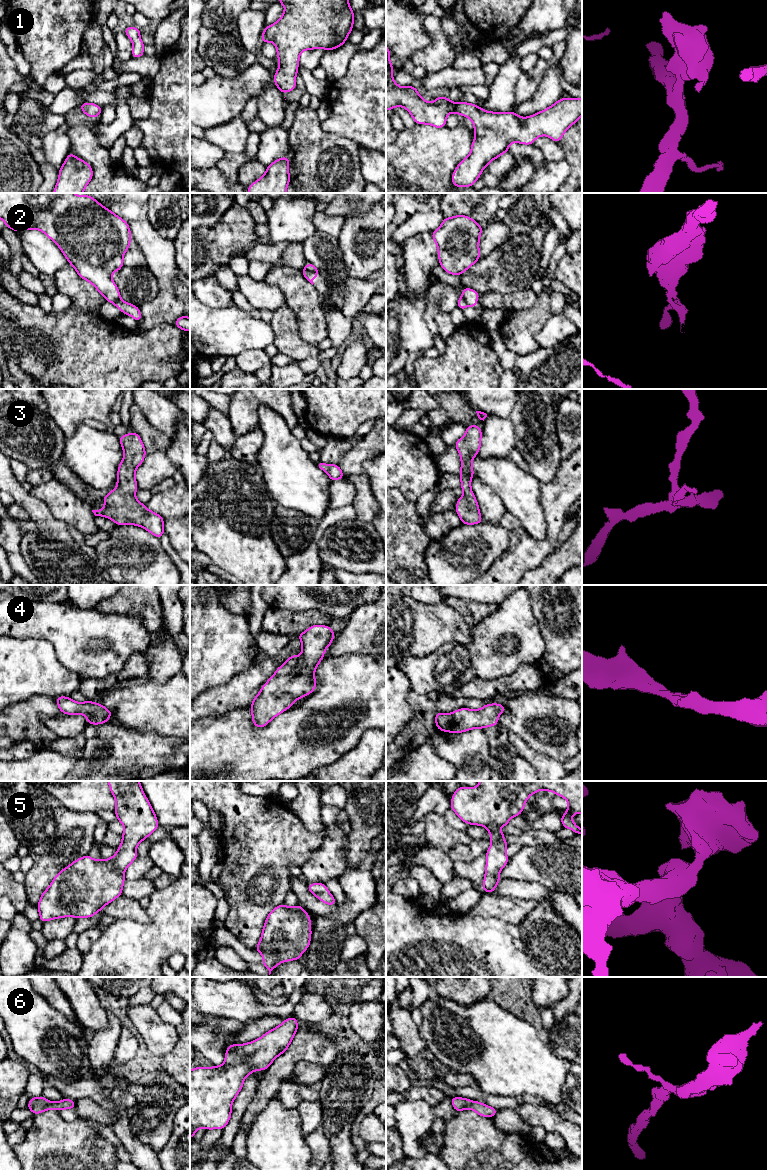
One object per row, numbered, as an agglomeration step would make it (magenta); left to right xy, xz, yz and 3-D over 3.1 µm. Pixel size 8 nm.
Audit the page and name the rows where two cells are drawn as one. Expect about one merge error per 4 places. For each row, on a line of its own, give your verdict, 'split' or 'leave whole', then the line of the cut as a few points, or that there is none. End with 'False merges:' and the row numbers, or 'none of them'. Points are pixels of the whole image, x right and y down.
1: leave whole; no cut
2: split; cut in xz along (304, 268), (317, 273)
3: leave whole; no cut
4: leave whole; no cut
5: leave whole; no cut
6: leave whole; no cut
False merges: 2

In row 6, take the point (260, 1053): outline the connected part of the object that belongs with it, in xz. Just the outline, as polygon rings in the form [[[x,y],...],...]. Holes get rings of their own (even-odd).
[[[290,1017],[250,1043],[228,1045],[225,1063],[221,1066],[190,1070],[190,1139],[200,1127],[207,1130],[224,1129],[232,1115],[232,1103],[241,1091],[245,1078],[255,1070],[266,1070],[277,1056],[288,1049],[298,1029],[297,1019]]]

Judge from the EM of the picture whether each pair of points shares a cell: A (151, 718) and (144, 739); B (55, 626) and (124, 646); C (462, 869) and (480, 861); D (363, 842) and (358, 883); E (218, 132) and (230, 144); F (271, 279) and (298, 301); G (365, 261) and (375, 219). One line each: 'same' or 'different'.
A: different
B: same
C: same
D: different
E: same
F: same
G: same

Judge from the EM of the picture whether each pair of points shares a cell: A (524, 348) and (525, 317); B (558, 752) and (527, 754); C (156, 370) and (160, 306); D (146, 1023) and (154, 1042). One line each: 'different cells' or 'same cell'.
A: same cell
B: different cells
C: different cells
D: same cell

